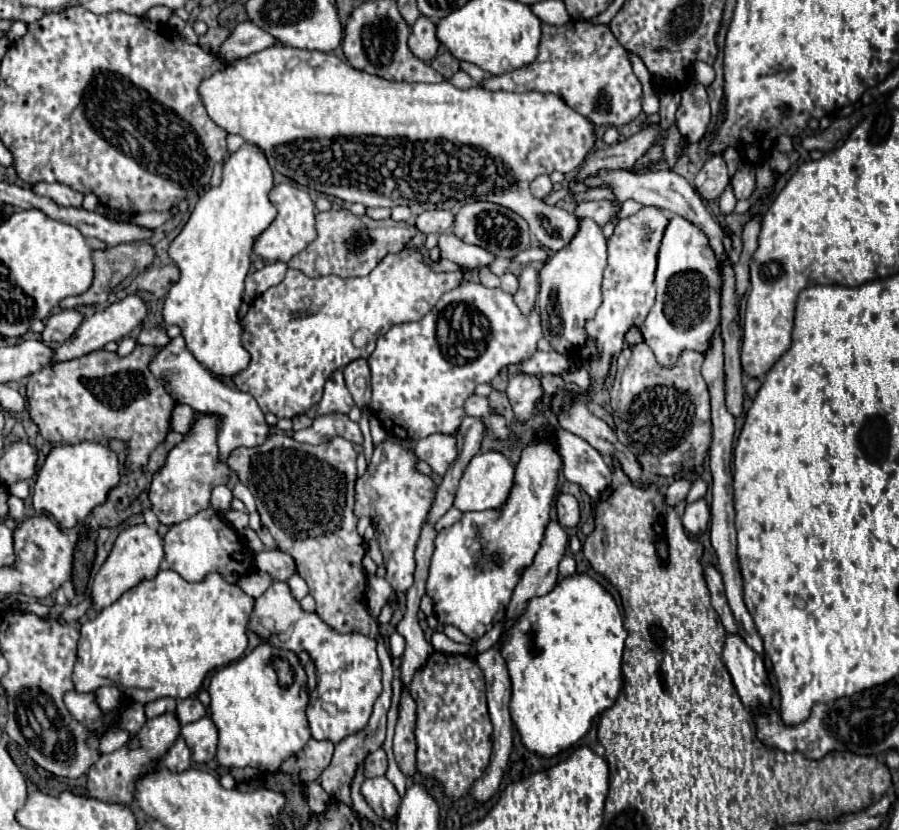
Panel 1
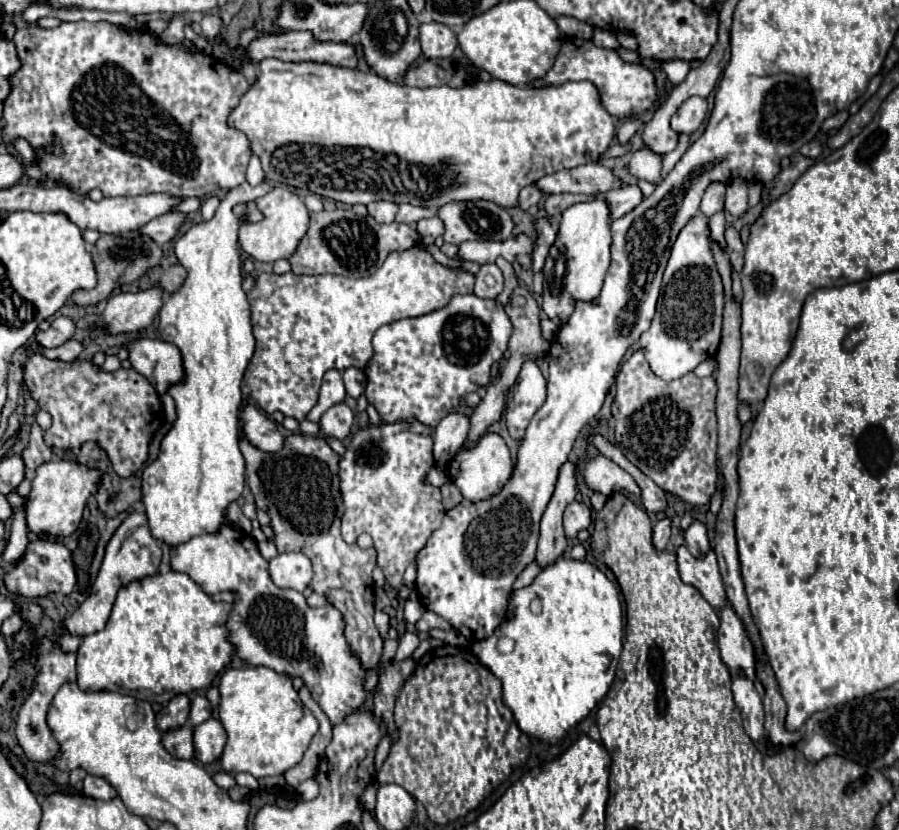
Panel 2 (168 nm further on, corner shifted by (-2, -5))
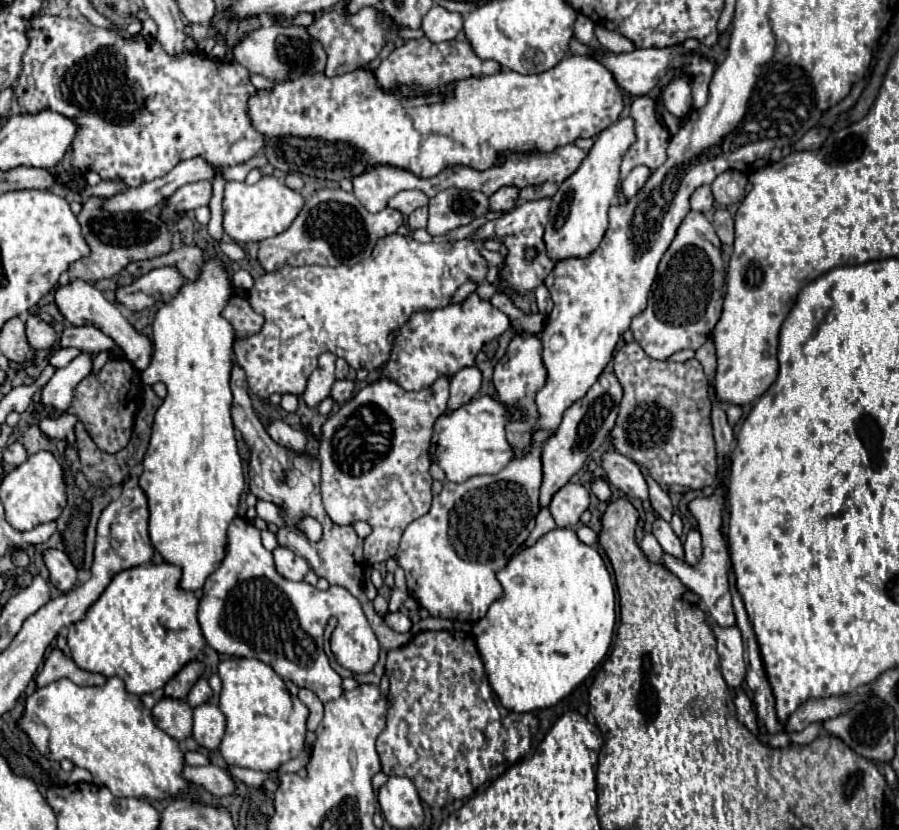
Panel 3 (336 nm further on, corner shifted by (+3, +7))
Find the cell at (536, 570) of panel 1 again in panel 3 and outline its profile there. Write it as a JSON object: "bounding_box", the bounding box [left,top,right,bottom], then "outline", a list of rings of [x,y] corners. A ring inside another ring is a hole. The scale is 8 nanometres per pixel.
{"bounding_box":[540,372,622,506],"outline":[[[602,372],[596,380],[596,384],[584,394],[584,398],[576,400],[570,408],[566,408],[560,426],[556,432],[542,442],[542,488],[540,488],[540,506],[548,506],[550,498],[556,494],[558,488],[562,488],[588,460],[590,452],[588,448],[598,448],[604,438],[614,428],[618,408],[622,400],[622,386],[614,372]]]}

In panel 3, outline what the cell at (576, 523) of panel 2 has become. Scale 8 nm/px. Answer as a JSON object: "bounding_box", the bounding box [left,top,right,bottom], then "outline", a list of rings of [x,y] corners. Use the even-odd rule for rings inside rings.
{"bounding_box":[548,482,590,528],"outline":[[[568,482],[554,496],[548,506],[556,526],[574,528],[580,522],[580,516],[590,506],[590,494],[582,484]]]}

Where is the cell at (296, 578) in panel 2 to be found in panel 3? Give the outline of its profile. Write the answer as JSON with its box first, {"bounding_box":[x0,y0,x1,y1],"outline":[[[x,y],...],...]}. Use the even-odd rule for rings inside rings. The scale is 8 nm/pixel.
{"bounding_box":[274,546,310,580],"outline":[[[282,546],[274,550],[274,562],[276,562],[276,570],[288,580],[302,580],[310,570],[308,562],[302,556],[296,556],[292,550]]]}

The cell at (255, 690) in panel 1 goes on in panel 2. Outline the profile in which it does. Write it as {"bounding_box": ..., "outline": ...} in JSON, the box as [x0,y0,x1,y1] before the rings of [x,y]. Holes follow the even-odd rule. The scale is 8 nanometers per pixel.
{"bounding_box":[219,666,317,778],"outline":[[[247,666],[247,668],[229,668],[219,682],[219,720],[227,732],[227,744],[221,754],[221,766],[229,774],[249,772],[255,778],[279,776],[285,770],[293,768],[307,750],[311,738],[317,734],[317,720],[309,708],[299,702],[299,694],[293,688],[293,682],[287,674],[277,674],[267,666]]]}

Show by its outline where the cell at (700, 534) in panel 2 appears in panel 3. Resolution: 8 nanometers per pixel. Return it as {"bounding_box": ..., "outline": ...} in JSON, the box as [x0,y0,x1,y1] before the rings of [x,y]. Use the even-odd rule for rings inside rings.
{"bounding_box":[684,530,702,566],"outline":[[[690,530],[686,542],[684,542],[684,562],[690,566],[696,566],[702,558],[702,540],[698,530]]]}

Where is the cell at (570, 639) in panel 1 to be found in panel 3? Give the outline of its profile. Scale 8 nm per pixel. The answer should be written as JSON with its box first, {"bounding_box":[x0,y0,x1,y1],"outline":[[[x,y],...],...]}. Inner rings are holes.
{"bounding_box":[472,528,616,712],"outline":[[[554,528],[540,536],[536,544],[514,554],[506,568],[498,572],[498,582],[504,588],[504,596],[496,600],[488,608],[488,614],[472,628],[490,686],[508,710],[534,712],[550,708],[588,678],[610,648],[616,623],[612,577],[600,554],[580,542],[574,530]],[[552,646],[570,646],[570,654],[554,652]]]}

